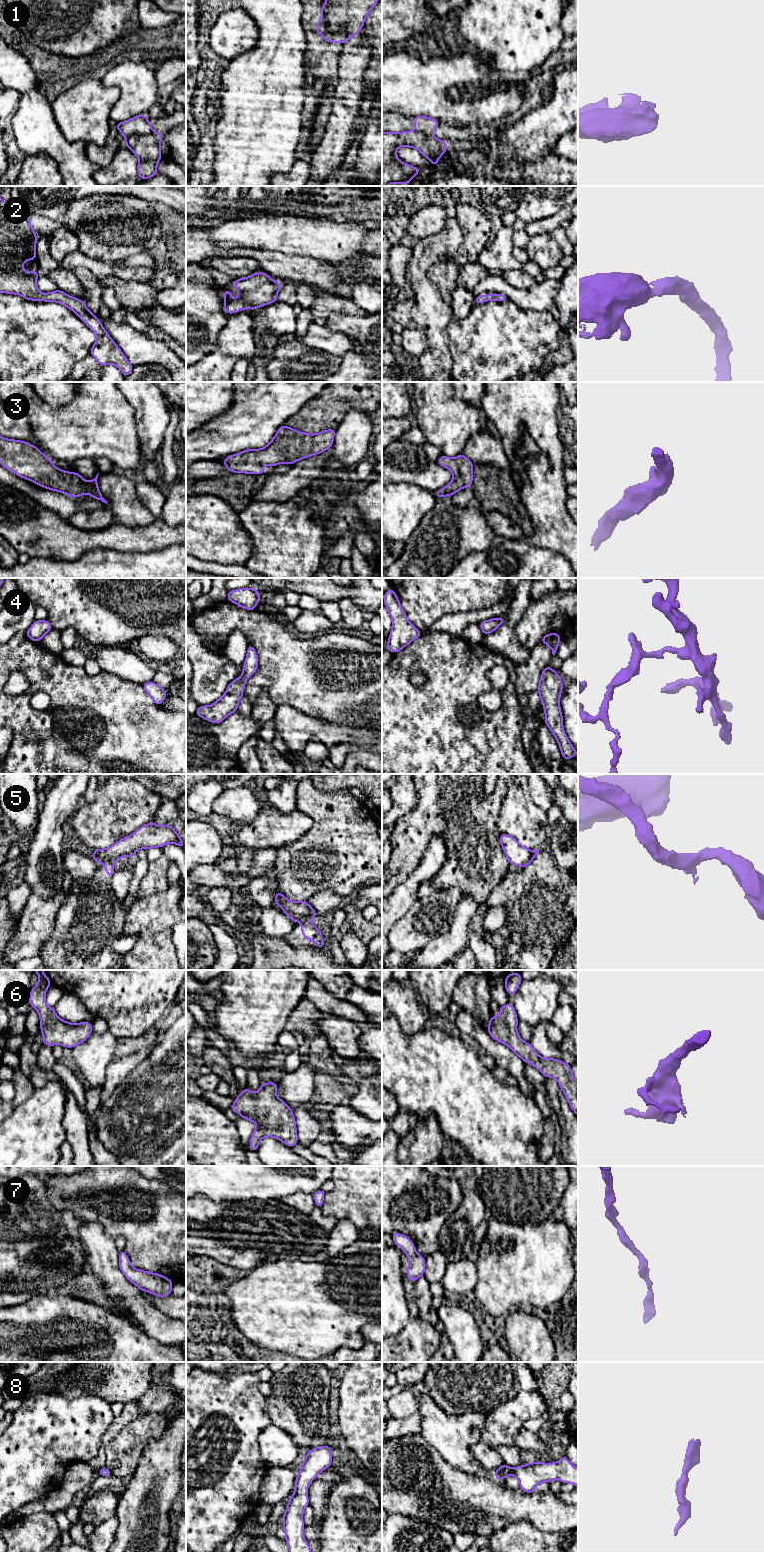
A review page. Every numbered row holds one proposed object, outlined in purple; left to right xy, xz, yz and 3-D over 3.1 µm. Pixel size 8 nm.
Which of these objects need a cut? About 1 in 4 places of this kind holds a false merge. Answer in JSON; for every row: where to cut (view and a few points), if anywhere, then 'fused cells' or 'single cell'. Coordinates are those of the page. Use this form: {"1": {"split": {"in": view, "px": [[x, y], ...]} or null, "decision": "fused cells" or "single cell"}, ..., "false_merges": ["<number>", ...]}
{"1": {"split": {"in": "xz", "px": [[320, 18], [327, 23], [330, 31], [343, 32], [347, 39]]}, "decision": "fused cells"}, "2": {"split": null, "decision": "single cell"}, "3": {"split": null, "decision": "single cell"}, "4": {"split": null, "decision": "single cell"}, "5": {"split": {"in": "xz", "px": [[299, 920], [309, 921]]}, "decision": "fused cells"}, "6": {"split": null, "decision": "single cell"}, "7": {"split": null, "decision": "single cell"}, "8": {"split": null, "decision": "single cell"}, "false_merges": ["1", "5"]}

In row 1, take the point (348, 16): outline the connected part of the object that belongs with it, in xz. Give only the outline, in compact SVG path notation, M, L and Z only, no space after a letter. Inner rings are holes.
M326 0L320 19L328 23L329 32L344 32L347 40L360 32L365 18L379 0Z

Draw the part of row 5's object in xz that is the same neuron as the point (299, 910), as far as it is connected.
M280 891L275 894L275 904L282 908L294 922L300 920L311 920L317 916L317 912L307 901L290 901Z

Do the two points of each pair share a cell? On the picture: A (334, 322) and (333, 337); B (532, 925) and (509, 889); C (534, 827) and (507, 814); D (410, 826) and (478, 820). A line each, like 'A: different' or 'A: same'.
A: different
B: same
C: same
D: same

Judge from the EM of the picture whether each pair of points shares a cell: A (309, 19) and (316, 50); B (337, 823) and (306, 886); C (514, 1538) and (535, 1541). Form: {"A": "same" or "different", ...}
{"A": "same", "B": "same", "C": "same"}

